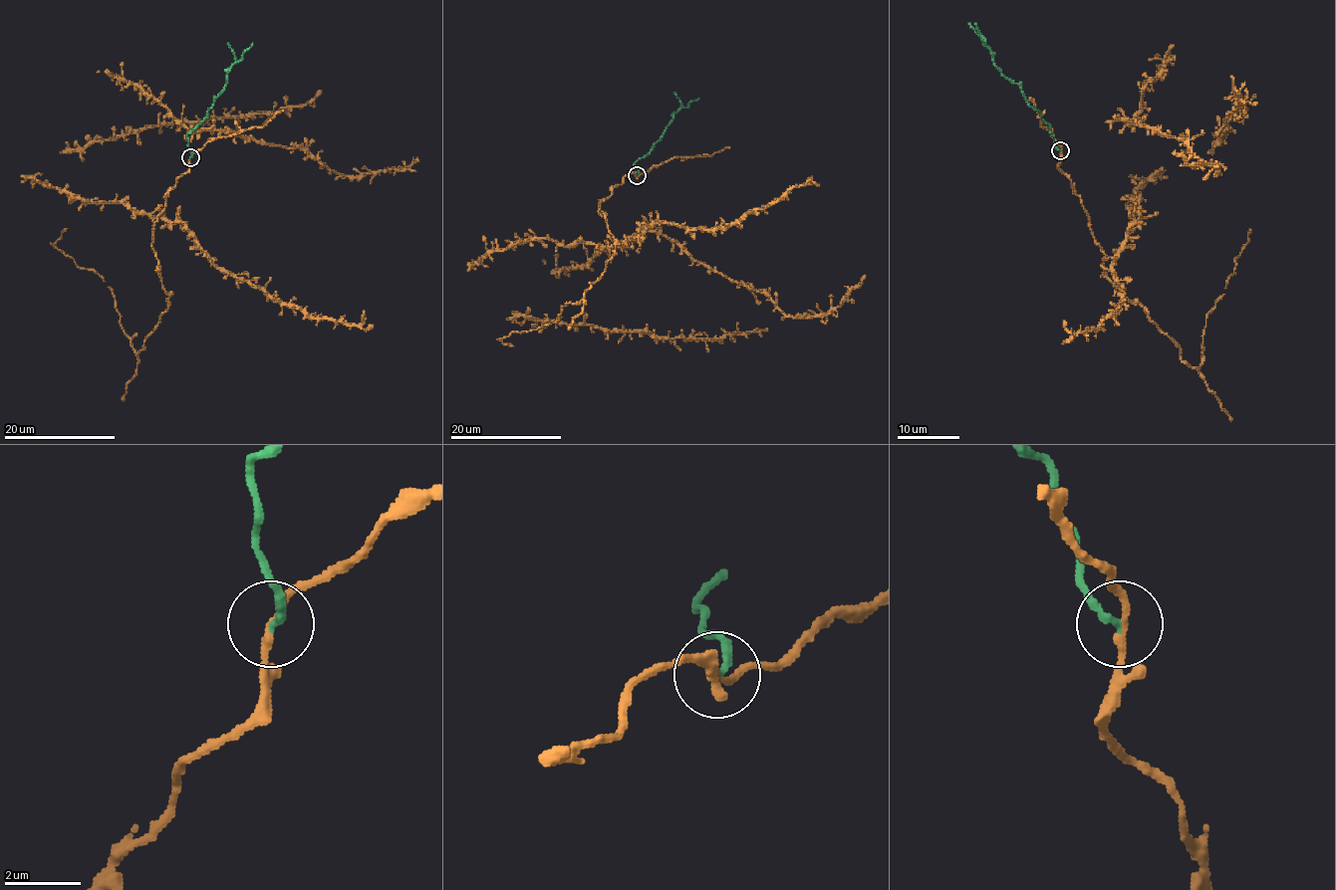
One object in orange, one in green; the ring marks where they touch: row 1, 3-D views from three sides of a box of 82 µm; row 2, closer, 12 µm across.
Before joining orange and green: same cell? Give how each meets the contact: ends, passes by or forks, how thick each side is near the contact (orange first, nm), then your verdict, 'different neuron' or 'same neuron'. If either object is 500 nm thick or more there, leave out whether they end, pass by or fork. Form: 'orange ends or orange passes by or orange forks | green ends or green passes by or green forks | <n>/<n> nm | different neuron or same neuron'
orange passes by | green ends | 180/180 nm | different neuron

